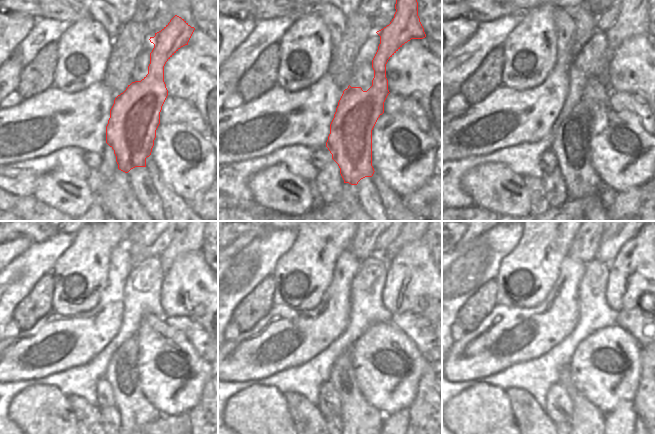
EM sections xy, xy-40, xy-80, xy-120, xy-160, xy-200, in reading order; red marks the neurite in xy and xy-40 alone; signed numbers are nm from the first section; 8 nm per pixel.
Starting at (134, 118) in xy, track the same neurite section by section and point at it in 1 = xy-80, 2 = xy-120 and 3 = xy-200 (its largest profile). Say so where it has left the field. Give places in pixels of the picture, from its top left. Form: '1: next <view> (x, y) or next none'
1: next xy-80 (571, 145)
2: next xy-120 (135, 410)
3: next xy-200 (586, 416)

